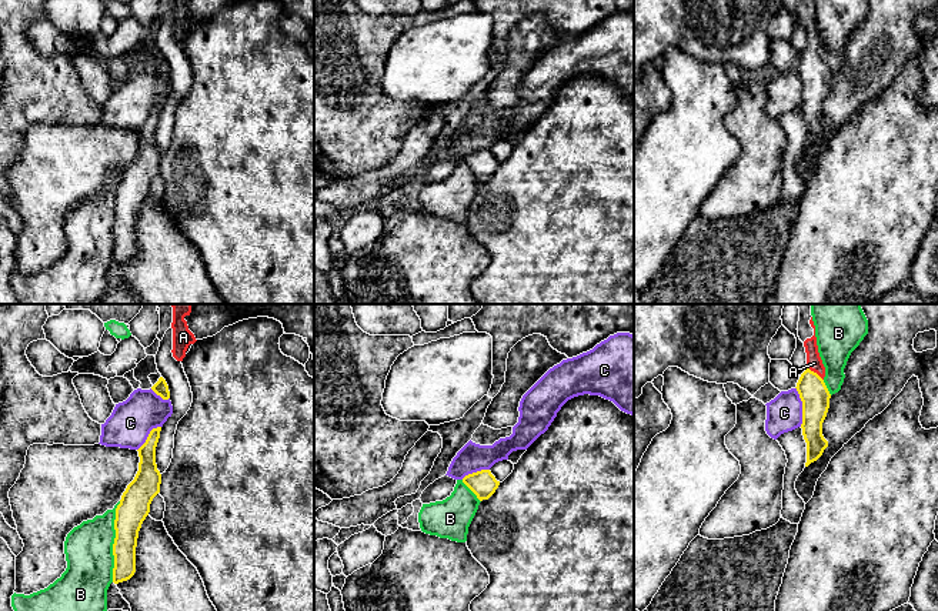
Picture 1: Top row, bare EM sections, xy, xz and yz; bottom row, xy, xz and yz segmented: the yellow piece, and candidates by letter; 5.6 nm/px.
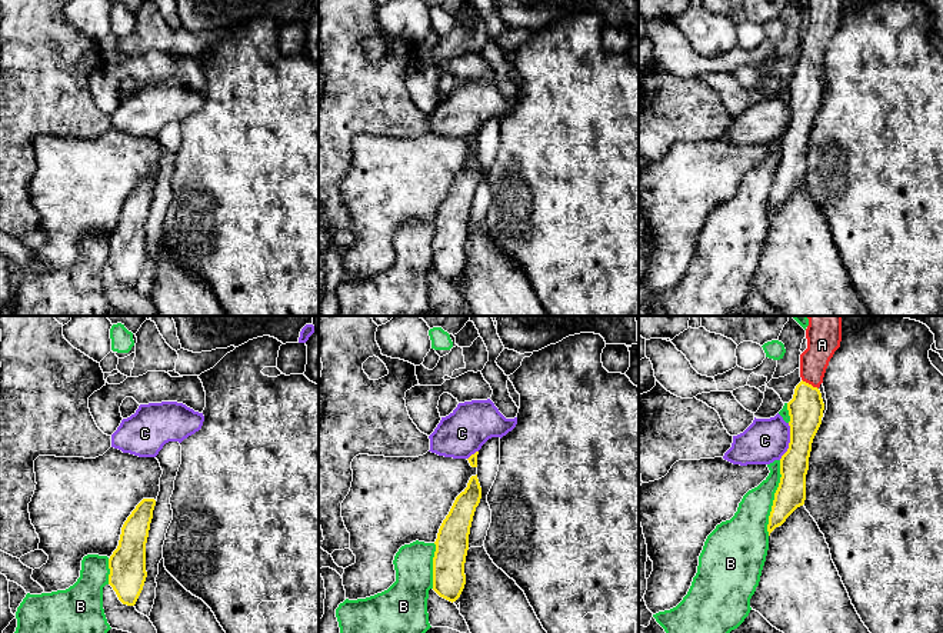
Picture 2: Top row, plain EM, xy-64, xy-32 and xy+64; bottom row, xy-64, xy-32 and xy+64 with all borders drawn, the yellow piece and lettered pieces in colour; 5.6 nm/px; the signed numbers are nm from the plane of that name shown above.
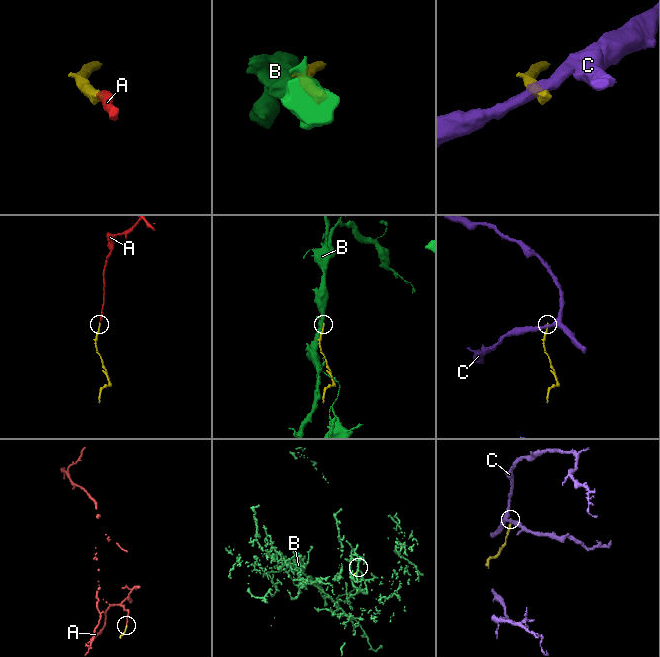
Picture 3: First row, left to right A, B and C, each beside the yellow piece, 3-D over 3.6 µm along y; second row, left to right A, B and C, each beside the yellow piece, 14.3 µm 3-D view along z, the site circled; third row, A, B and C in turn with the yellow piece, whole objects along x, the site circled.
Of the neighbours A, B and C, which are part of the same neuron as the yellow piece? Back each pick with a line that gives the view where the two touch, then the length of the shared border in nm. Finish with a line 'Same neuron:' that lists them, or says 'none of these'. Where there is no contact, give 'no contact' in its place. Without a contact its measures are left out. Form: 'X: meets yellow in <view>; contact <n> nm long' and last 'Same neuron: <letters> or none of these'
A: meets yellow in yz; contact 120 nm long
Same neuron: A

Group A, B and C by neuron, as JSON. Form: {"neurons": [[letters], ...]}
{"neurons": [["A"], ["B"], ["C"]]}

